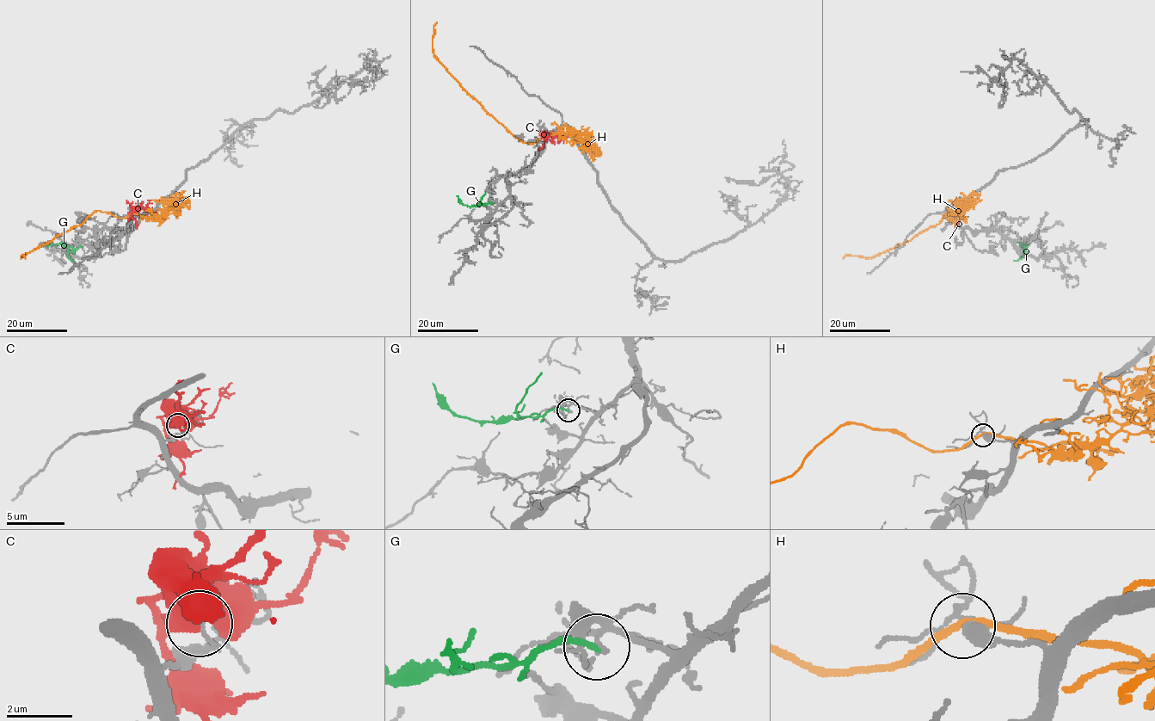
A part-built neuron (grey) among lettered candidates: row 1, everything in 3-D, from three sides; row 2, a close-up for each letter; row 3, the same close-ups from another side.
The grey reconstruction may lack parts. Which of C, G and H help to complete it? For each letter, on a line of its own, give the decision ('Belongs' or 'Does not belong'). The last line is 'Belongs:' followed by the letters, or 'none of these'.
C: Does not belong
G: Does not belong
H: Does not belong
Belongs: none of these

